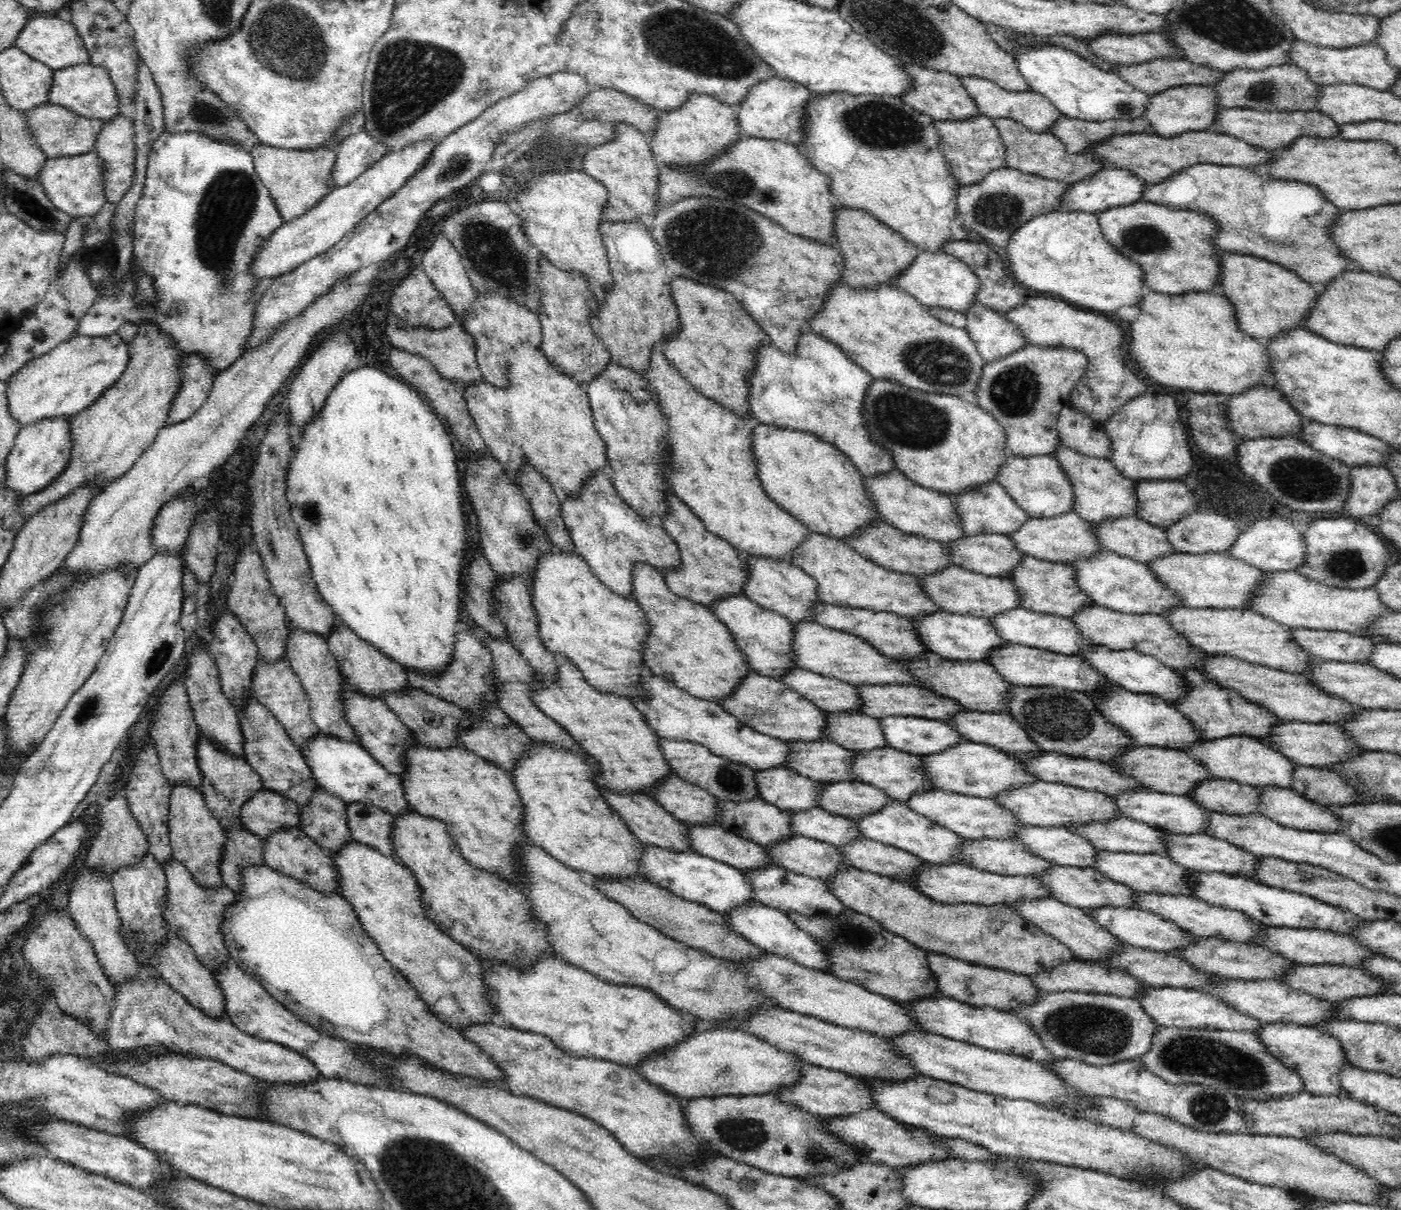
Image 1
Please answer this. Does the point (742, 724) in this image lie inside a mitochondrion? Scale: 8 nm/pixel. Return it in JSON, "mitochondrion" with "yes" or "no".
{"mitochondrion":"no"}

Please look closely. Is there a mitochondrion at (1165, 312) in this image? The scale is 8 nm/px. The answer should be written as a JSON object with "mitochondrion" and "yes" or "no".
{"mitochondrion":"no"}

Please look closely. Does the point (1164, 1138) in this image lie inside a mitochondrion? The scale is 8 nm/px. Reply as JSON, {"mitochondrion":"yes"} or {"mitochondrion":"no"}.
{"mitochondrion":"no"}

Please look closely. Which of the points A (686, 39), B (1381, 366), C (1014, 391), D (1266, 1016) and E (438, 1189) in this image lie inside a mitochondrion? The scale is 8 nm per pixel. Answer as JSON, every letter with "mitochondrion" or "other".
{"A":"mitochondrion","B":"other","C":"mitochondrion","D":"other","E":"mitochondrion"}

